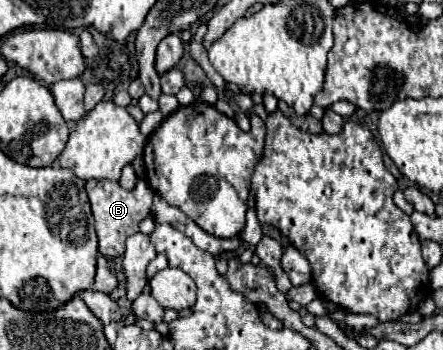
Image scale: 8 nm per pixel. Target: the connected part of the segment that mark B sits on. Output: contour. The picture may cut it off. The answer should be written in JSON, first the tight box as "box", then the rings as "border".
{"box":[86,180,154,258],"border":[[[88,180],[86,192],[92,206],[94,228],[98,234],[98,252],[106,258],[118,258],[126,250],[126,238],[138,232],[138,222],[150,214],[154,192],[144,180],[138,180],[134,190],[124,190],[118,182],[110,180]]]}

